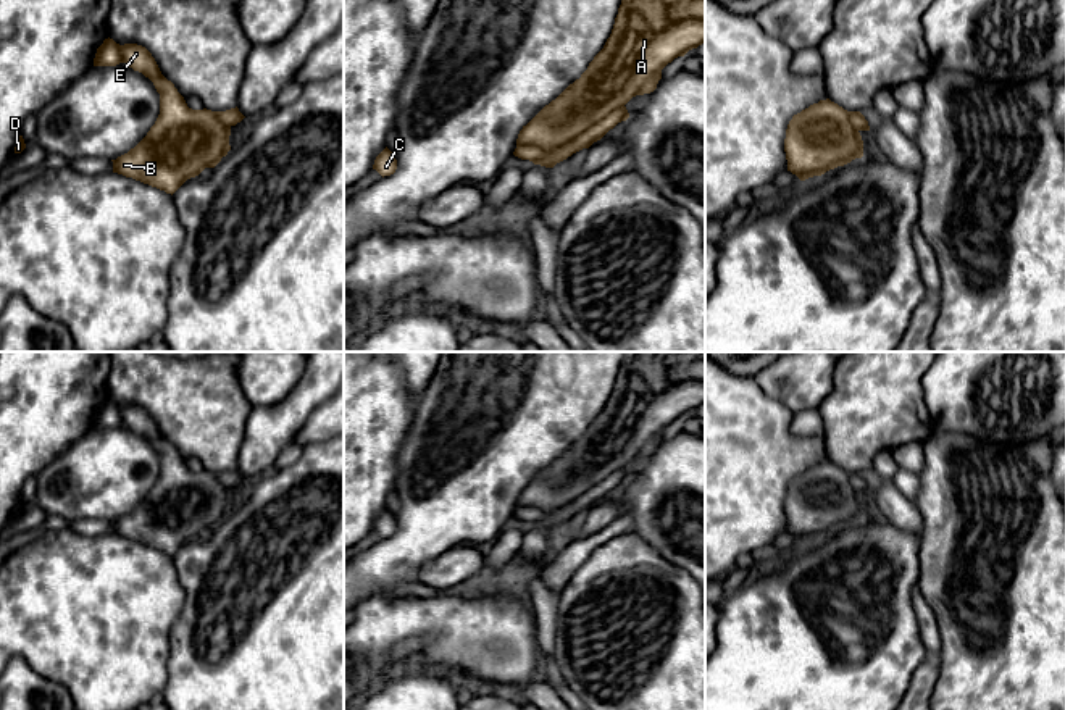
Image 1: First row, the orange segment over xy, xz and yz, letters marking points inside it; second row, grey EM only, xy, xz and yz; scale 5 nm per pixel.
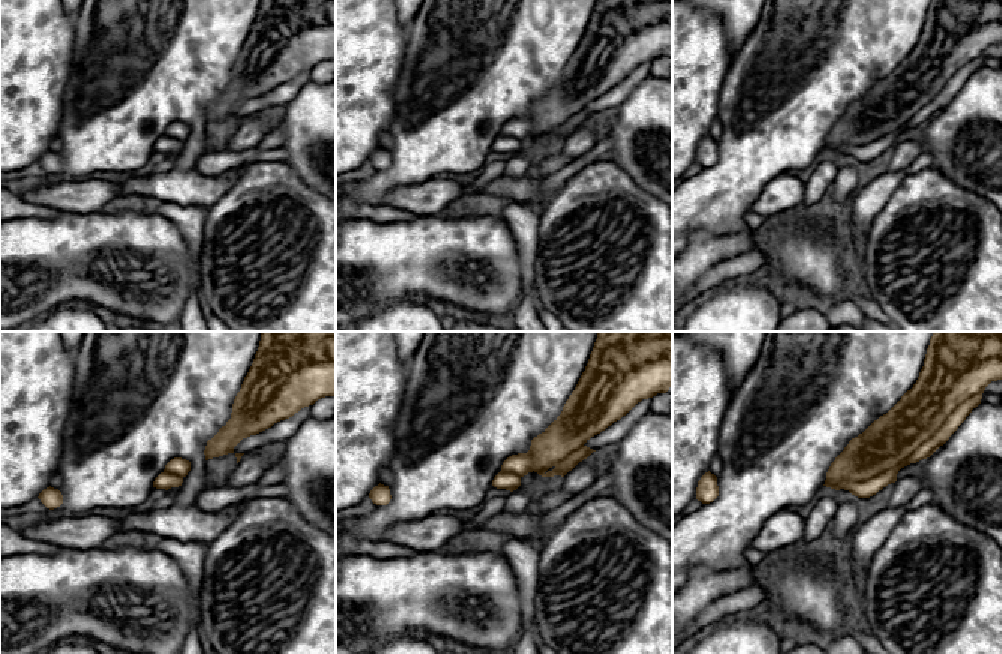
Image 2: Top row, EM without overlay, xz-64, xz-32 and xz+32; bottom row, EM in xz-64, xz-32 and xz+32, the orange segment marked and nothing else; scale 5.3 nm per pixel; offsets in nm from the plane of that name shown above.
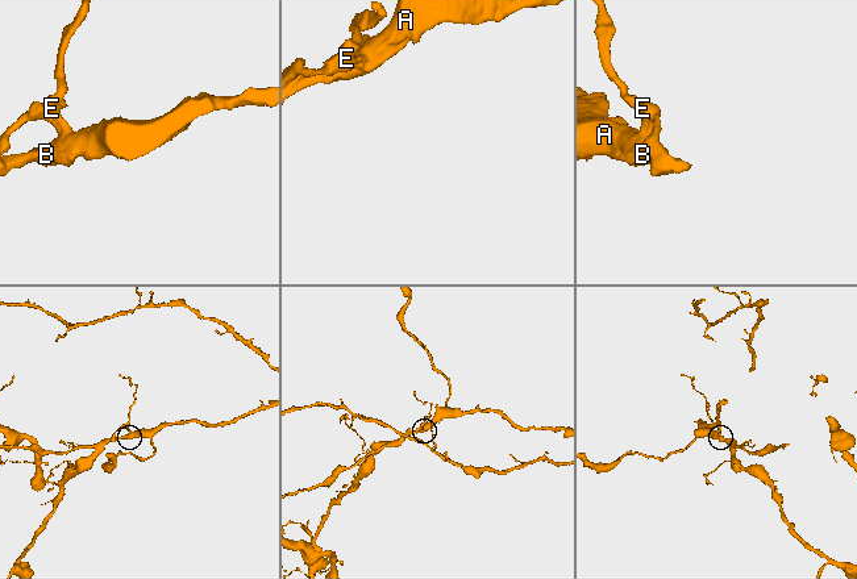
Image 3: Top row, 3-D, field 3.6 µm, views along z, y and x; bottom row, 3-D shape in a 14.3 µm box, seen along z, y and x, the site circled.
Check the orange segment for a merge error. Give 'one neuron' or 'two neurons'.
two neurons

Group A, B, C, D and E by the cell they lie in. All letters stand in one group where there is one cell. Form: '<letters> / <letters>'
A B E / C D

